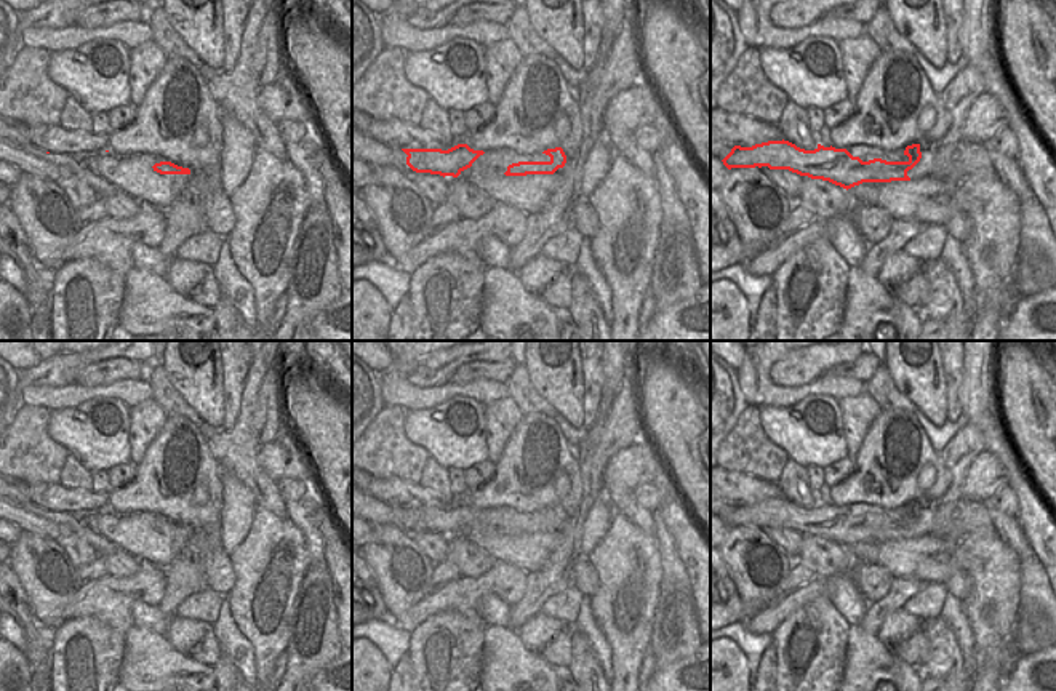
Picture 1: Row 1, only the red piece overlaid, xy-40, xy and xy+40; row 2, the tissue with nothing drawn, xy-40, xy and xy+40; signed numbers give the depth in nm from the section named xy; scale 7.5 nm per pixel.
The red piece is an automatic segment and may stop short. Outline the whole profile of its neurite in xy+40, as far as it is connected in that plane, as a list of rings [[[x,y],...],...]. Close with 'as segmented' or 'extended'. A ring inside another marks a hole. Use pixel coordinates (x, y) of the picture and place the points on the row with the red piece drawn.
[[[944,138],[934,144],[907,146],[907,162],[886,162],[874,158],[862,162],[846,149],[824,147],[805,150],[789,141],[768,141],[752,147],[734,146],[722,160],[731,168],[789,170],[811,179],[829,181],[843,189],[862,182],[915,181],[925,176],[944,182],[962,182],[978,170],[989,170],[989,152],[978,142],[947,142]]] | extended

